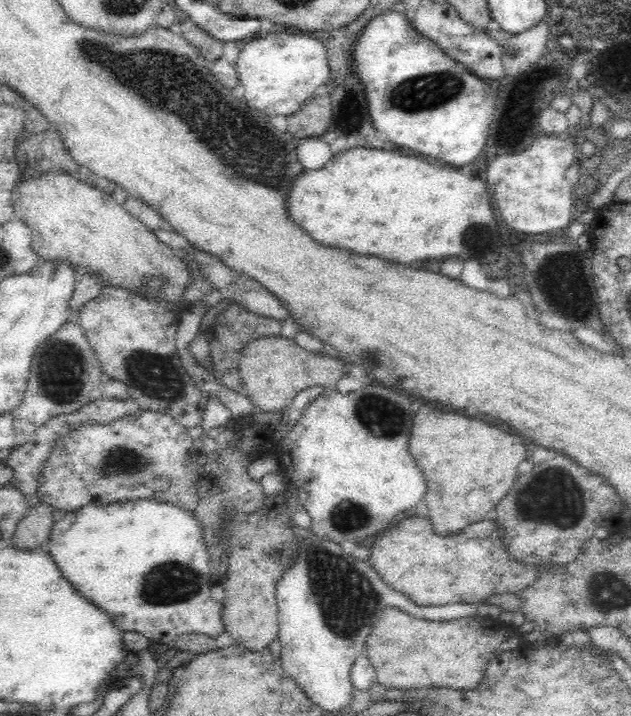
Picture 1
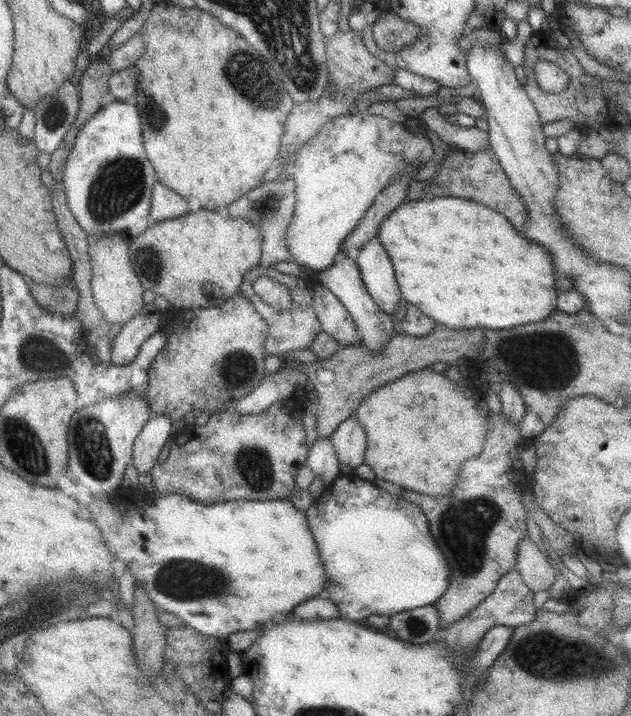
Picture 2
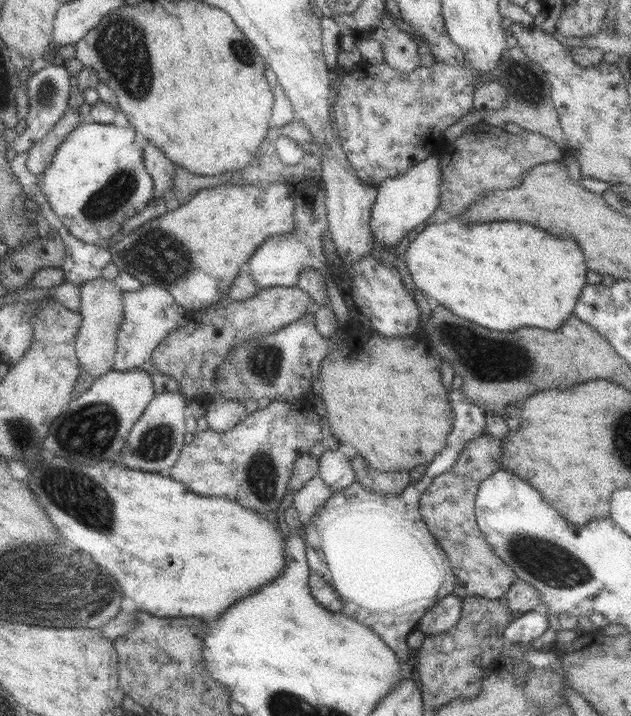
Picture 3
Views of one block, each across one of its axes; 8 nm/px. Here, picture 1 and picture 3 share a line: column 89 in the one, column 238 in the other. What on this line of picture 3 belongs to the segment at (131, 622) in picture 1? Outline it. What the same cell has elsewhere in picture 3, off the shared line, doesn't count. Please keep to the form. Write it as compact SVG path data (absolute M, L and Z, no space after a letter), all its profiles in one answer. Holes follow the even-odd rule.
M53 456L49 460L49 482L45 458L31 466L25 482L63 540L71 542L81 552L91 554L99 566L107 568L117 580L123 596L135 604L136 611L158 618L209 620L209 624L211 620L219 618L219 614L231 602L235 602L235 598L239 600L241 596L251 594L251 590L269 583L285 567L285 536L264 515L243 508L227 498L195 494L181 482L166 475L132 470L112 461L101 461L95 466L75 464L73 474L73 462Z

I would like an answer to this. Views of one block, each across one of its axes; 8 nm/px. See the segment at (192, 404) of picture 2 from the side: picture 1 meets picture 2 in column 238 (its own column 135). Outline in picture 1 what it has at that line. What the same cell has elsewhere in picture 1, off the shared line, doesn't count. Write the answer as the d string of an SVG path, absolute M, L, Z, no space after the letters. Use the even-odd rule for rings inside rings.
M108 285L101 293L89 300L78 310L78 322L89 340L101 364L104 378L114 378L126 385L128 394L144 410L156 410L169 414L184 428L192 428L202 424L207 405L207 394L202 392L186 373L180 356L176 351L176 330L179 327L178 317L168 311L164 304L148 301L136 292L121 287Z

